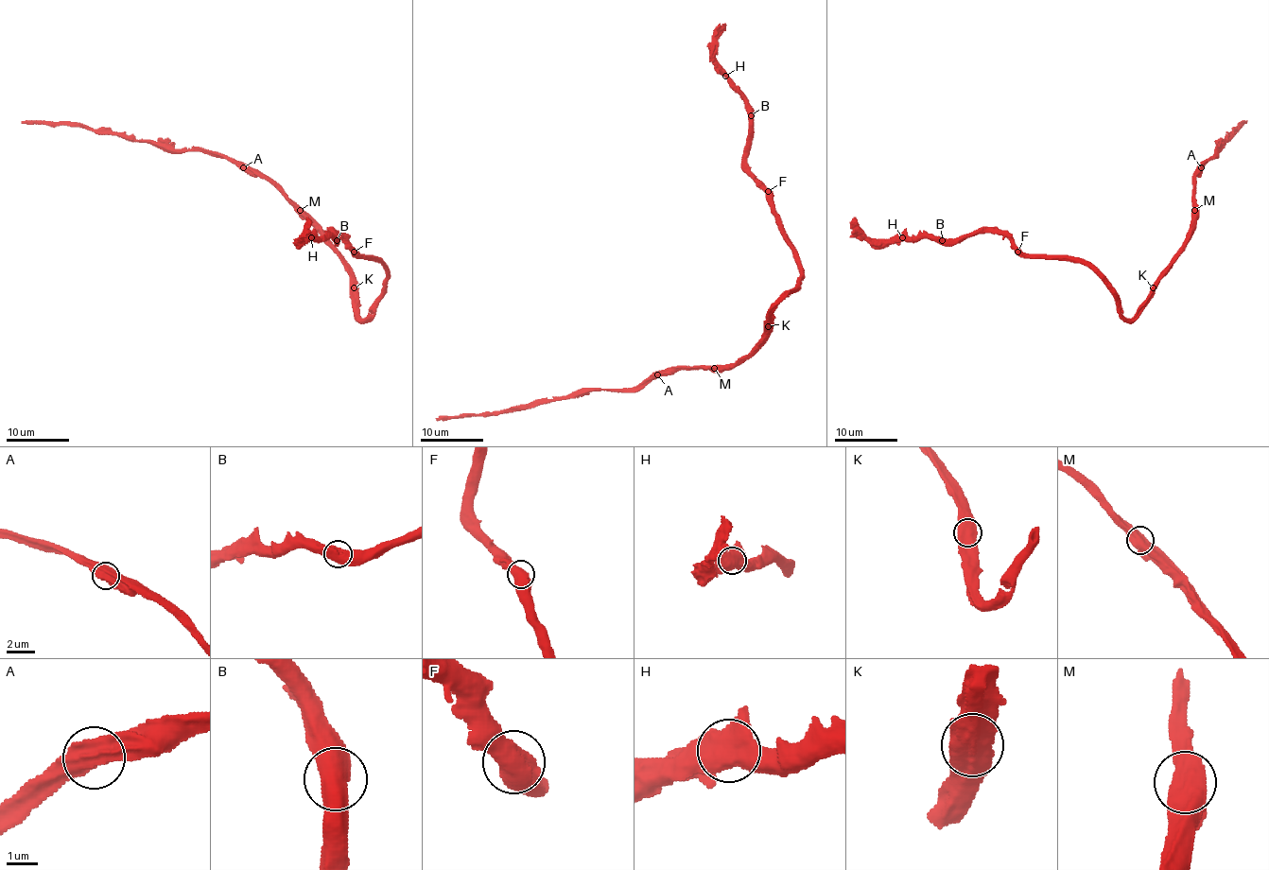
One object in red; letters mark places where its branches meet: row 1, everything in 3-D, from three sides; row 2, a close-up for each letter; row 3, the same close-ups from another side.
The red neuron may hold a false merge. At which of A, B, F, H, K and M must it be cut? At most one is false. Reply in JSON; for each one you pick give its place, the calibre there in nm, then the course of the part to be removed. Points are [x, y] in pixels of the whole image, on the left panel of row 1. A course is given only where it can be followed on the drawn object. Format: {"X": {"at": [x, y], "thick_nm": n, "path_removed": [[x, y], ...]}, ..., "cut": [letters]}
{"cut": []}

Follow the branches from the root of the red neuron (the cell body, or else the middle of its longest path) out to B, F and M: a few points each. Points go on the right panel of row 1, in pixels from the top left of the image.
B: (1158, 282), (1146, 304), (1125, 318), (1113, 289), (1081, 263), (1026, 254), (996, 233), (942, 240)
F: (1158, 282), (1146, 304), (1132, 318), (1125, 318), (1113, 289), (1087, 266), (1067, 258), (1040, 258), (1017, 252)
M: (1158, 282), (1158, 275), (1184, 244), (1195, 210)

